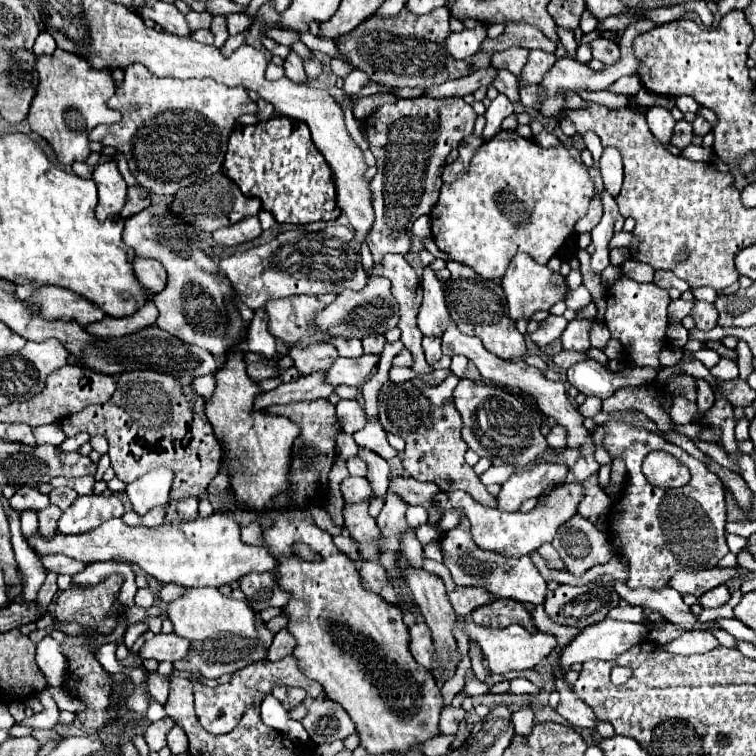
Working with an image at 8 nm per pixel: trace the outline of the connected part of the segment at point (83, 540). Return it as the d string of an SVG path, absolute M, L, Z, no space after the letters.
M214 513L210 517L198 517L194 521L176 521L174 525L162 523L158 529L150 527L128 527L122 519L110 519L92 531L80 535L56 533L50 543L38 533L32 537L32 547L42 553L64 553L78 561L128 561L136 563L148 575L160 583L176 583L182 587L222 587L252 571L276 571L278 559L268 551L268 547L256 547L242 543L240 523L224 513Z

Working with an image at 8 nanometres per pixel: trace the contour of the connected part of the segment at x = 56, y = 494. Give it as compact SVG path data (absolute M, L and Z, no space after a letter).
M58 487L58 489L52 489L48 493L48 497L50 497L52 505L58 505L62 511L66 511L74 503L78 493L74 493L74 489L70 489L70 487Z

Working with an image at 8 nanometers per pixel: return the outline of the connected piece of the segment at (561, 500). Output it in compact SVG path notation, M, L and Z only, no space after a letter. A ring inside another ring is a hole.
M580 483L558 485L546 497L544 507L534 507L530 513L522 513L522 511L508 513L508 511L494 509L494 507L484 507L478 501L474 501L468 493L462 493L462 491L448 491L448 493L440 491L436 501L442 507L442 511L452 509L452 507L464 509L464 513L472 525L472 537L480 549L490 549L490 551L498 551L502 555L522 557L522 555L536 551L542 543L546 543L546 541L550 543L554 539L558 527L562 523L566 523L576 513L576 505L578 505L580 497L582 497L582 485Z

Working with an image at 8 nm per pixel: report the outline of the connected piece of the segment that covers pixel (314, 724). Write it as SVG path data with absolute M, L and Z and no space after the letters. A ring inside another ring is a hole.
M324 693L308 701L306 709L308 713L302 719L302 725L308 731L310 739L318 745L334 739L346 739L356 731L354 721L342 709L342 705L338 705L336 701L330 701Z

